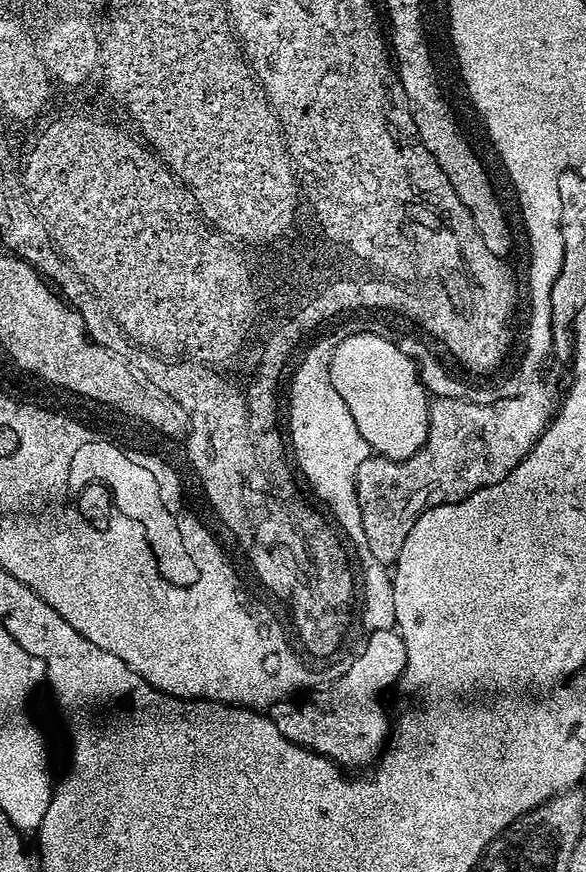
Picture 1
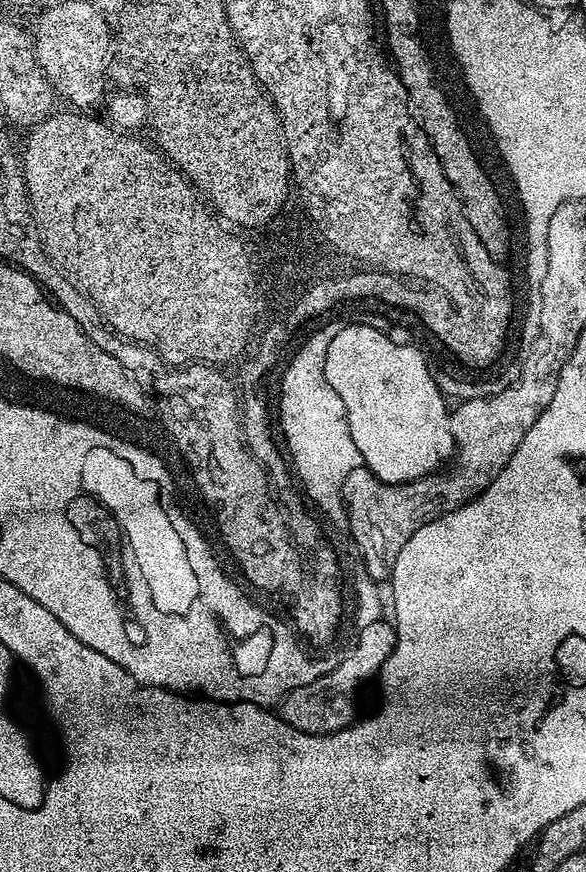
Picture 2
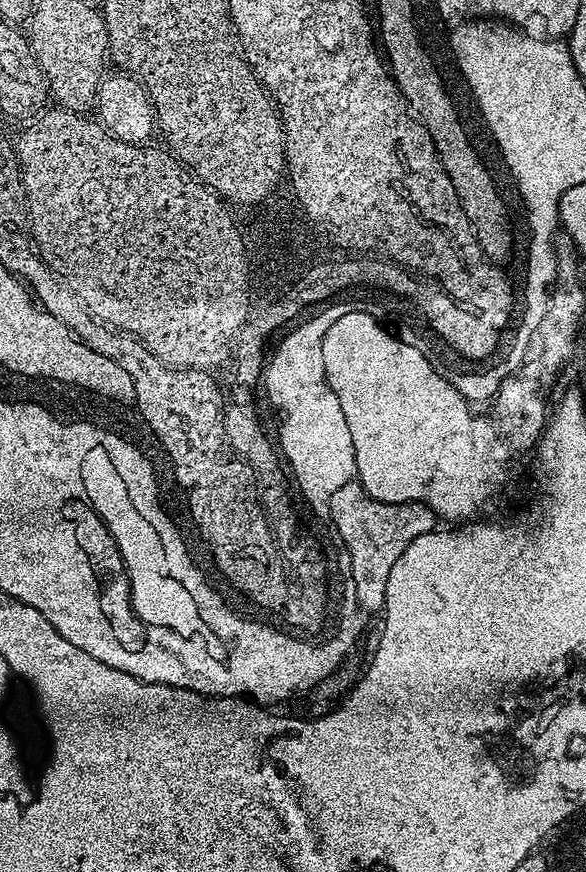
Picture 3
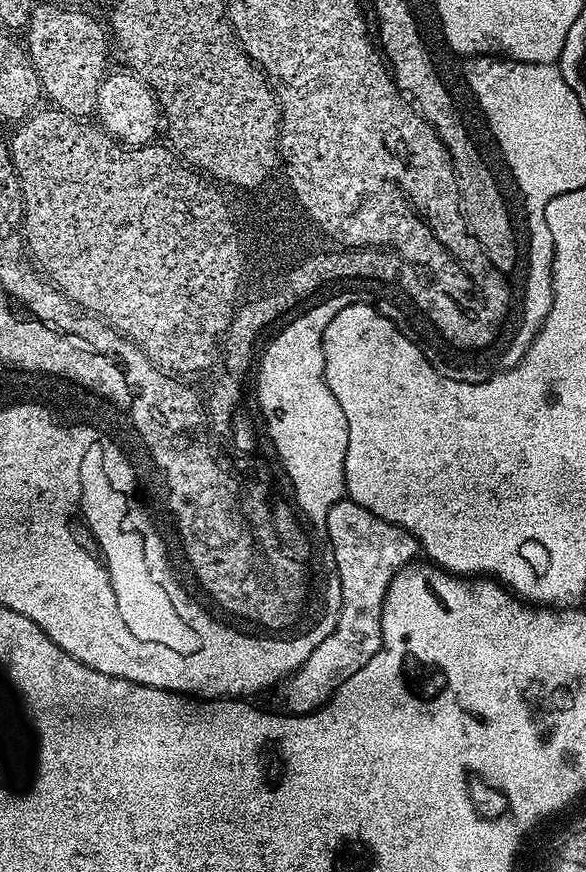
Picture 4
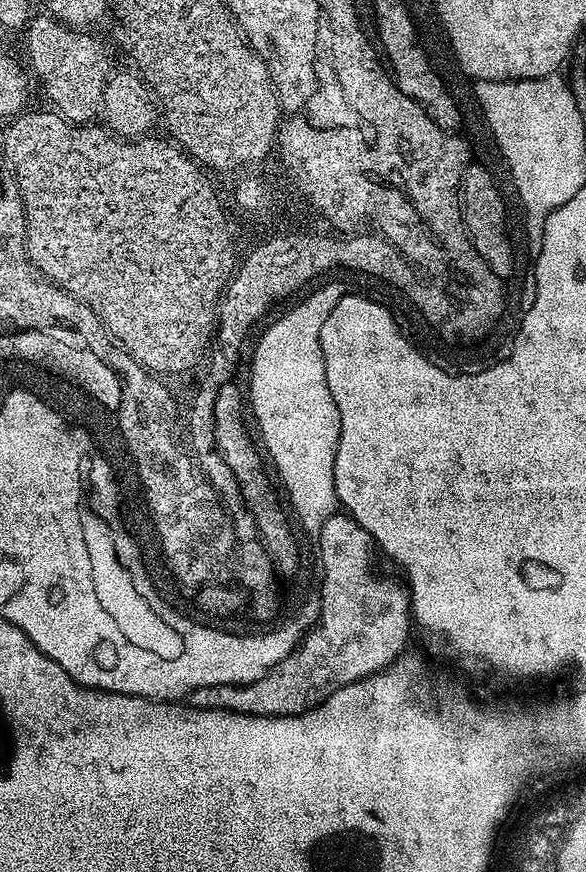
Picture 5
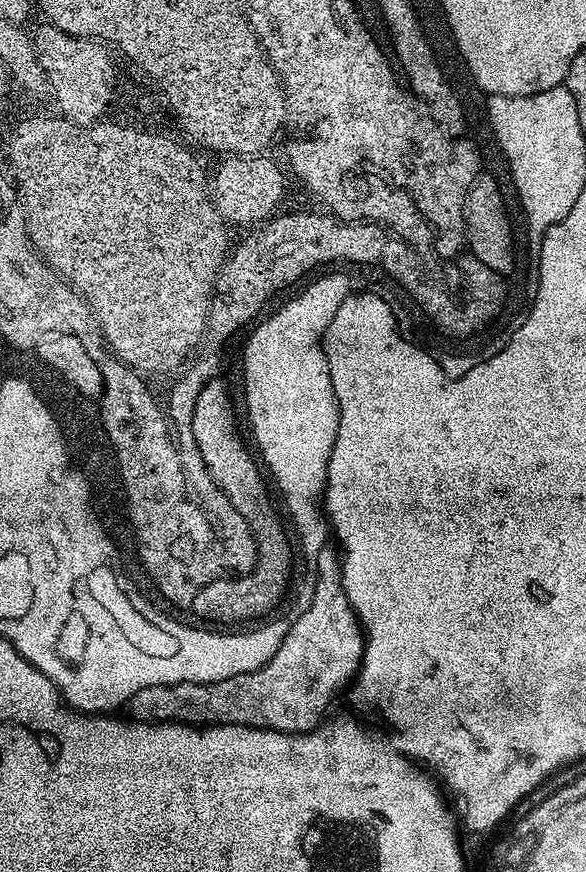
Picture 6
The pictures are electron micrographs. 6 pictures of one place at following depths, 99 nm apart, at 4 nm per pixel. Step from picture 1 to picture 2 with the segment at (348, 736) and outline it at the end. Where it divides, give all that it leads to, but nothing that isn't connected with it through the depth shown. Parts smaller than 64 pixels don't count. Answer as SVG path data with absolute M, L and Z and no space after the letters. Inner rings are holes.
M381 618L378 622L370 622L364 627L362 634L357 638L356 644L330 674L310 682L306 686L298 686L298 690L290 690L281 698L278 705L278 714L294 730L302 730L311 736L325 736L348 727L357 719L356 699L360 696L360 687L368 679L375 677L380 668L390 658L396 645L396 630L387 619Z

